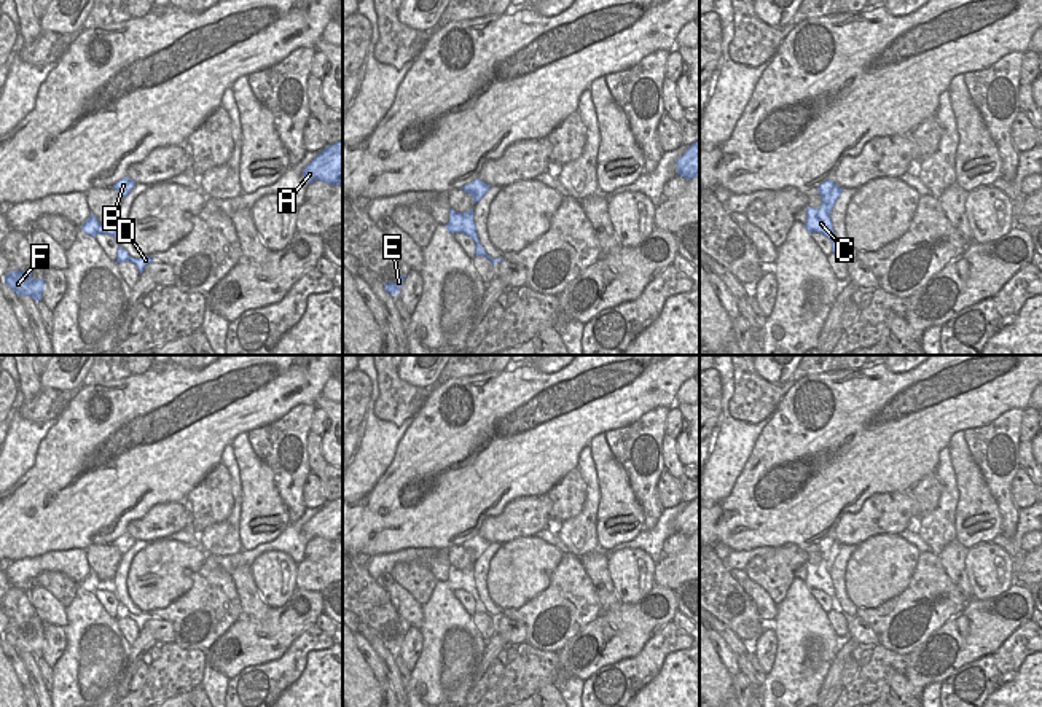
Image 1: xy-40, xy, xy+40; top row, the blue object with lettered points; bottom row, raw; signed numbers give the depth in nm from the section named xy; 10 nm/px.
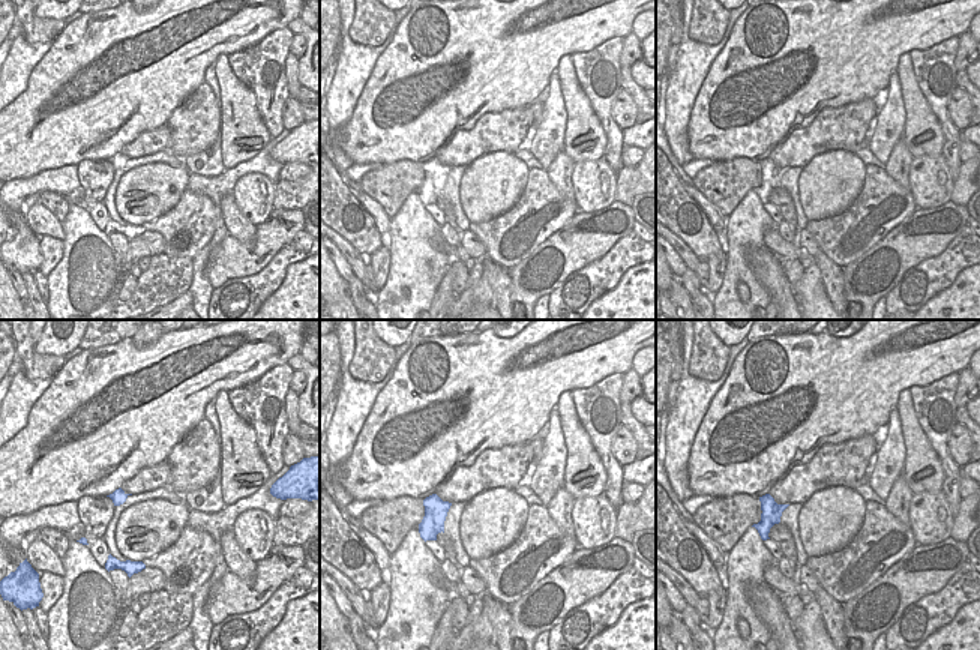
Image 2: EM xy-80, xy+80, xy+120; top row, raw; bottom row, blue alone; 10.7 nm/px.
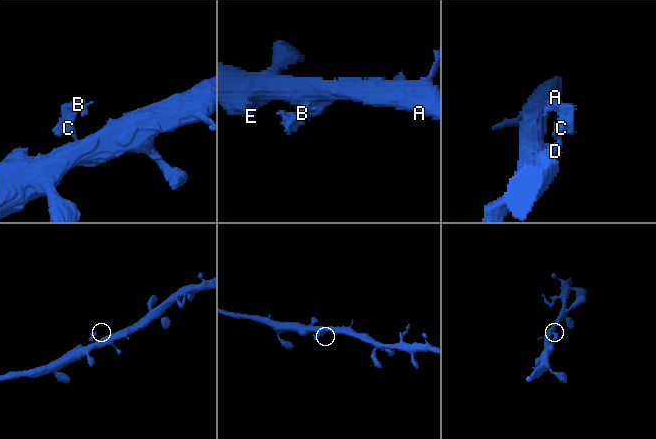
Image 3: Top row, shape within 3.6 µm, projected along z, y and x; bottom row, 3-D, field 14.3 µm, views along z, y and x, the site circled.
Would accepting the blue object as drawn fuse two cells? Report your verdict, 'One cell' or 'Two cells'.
Two cells.

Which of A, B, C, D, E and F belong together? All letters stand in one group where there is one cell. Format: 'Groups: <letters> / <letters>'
Groups: A D E F / B C.

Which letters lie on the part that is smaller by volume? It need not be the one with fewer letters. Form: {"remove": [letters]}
{"remove": ["B", "C"]}

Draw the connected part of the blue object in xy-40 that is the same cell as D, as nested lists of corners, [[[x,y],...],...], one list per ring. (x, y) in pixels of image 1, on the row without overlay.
[[[121,602],[118,603],[118,608],[116,608],[116,618],[115,619],[123,619],[123,618],[131,618],[137,623],[139,626],[139,631],[143,629],[143,624],[148,621],[148,619],[153,619],[153,615],[151,613],[140,613],[140,615],[132,615],[127,607],[124,607]]]

